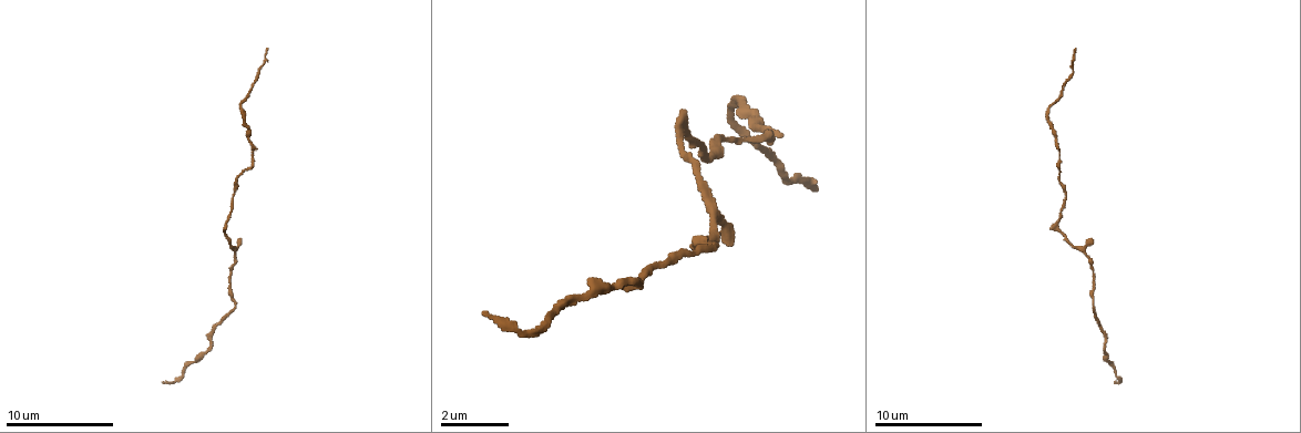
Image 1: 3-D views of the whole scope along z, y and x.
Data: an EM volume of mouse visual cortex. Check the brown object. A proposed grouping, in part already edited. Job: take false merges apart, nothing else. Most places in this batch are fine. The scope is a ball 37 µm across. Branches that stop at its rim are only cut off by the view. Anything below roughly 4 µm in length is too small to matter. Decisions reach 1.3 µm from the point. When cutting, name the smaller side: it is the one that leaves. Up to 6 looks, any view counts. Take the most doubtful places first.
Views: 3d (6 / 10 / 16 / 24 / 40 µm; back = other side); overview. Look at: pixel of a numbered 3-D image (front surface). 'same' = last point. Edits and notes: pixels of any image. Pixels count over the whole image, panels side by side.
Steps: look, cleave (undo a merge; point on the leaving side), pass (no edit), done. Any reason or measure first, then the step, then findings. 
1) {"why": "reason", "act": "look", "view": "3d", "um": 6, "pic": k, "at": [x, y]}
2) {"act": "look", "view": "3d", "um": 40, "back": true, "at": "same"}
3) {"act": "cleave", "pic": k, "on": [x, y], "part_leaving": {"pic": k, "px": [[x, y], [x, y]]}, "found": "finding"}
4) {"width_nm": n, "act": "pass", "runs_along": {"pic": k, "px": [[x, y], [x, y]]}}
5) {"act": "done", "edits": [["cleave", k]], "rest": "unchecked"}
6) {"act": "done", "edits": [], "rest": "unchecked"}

{"why": "sudden change in width", "act": "look", "view": "3d", "um": 16, "pic": 1, "at": [251, 145]}

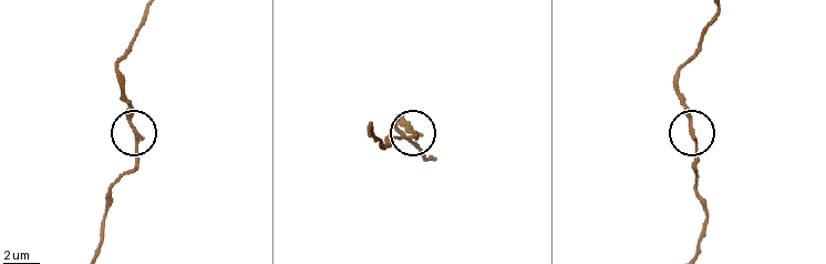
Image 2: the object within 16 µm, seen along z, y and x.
{"act": "pass", "runs_along": {"pic": 2, "px": [[96, 253], [110, 191], [134, 160], [134, 128], [125, 93]]}, "found": "one neuron here"}

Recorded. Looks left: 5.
{"why": "thick turns thin", "act": "look", "view": "3d", "um": 6, "pic": 1, "at": [209, 347]}

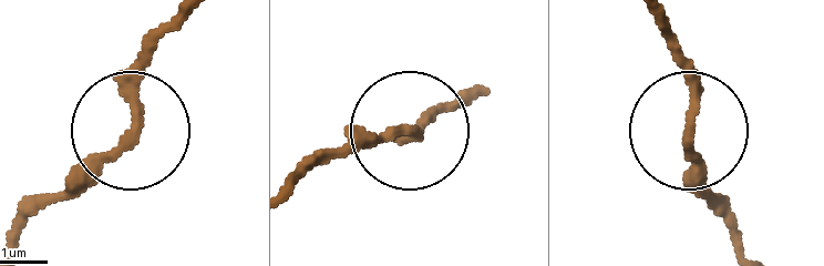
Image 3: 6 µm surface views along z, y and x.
{"why": "other side", "act": "look", "view": "3d", "um": 6, "back": true, "pic": 3, "at": [405, 132]}

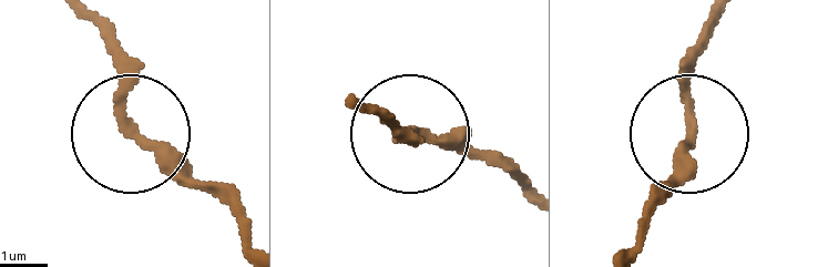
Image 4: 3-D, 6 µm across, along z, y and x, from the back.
{"act": "pass", "runs_along": {"pic": 4, "px": [[87, 20], [134, 127], [214, 195]]}, "found": "all the same neuron"}

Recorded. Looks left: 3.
{"why": "calibre changes", "act": "look", "view": "3d", "um": 10, "pic": 1, "at": [1058, 214]}

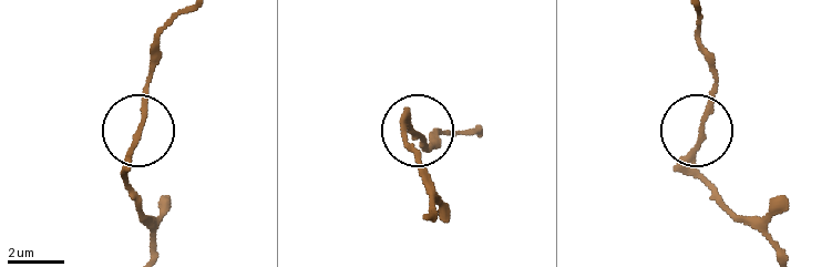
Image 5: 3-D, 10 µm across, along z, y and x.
{"why": "other side", "act": "look", "view": "3d", "um": 10, "back": true, "pic": 5, "at": [699, 135]}

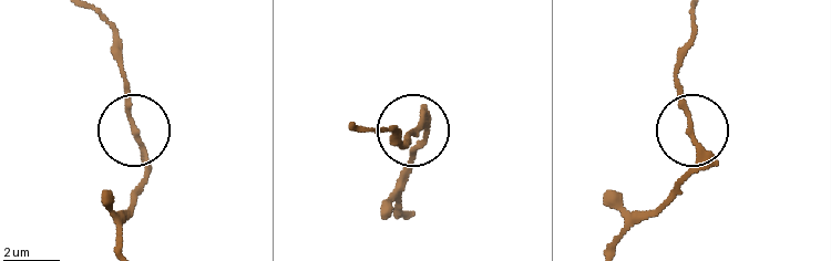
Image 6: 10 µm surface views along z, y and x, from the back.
{"act": "pass", "runs_along": {"pic": 6, "px": [[694, 160], [698, 149], [677, 51]]}, "found": "continuous, no second neuron"}

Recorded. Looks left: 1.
{"act": "done", "edits": [], "rest": "unchecked"}

